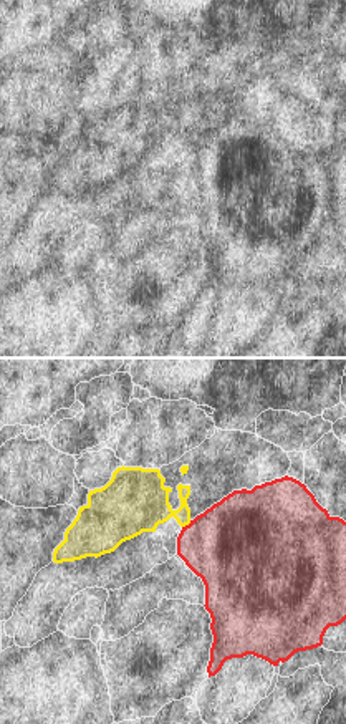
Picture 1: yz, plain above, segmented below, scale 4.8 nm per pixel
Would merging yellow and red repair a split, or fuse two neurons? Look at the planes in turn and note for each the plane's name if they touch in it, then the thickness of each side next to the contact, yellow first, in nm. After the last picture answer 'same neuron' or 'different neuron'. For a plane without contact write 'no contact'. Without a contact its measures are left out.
contact in yz; calibres 280 and 440 nm

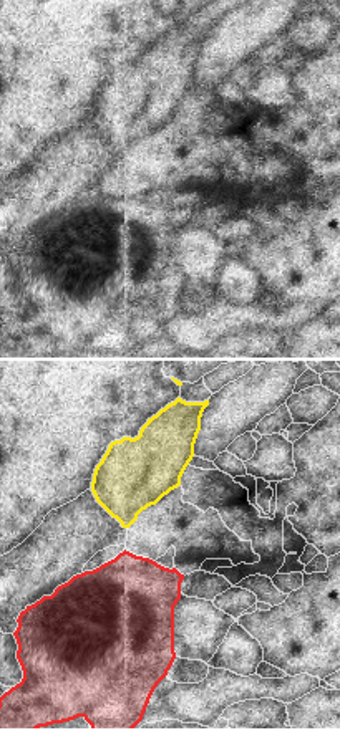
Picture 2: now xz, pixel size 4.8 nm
no contact

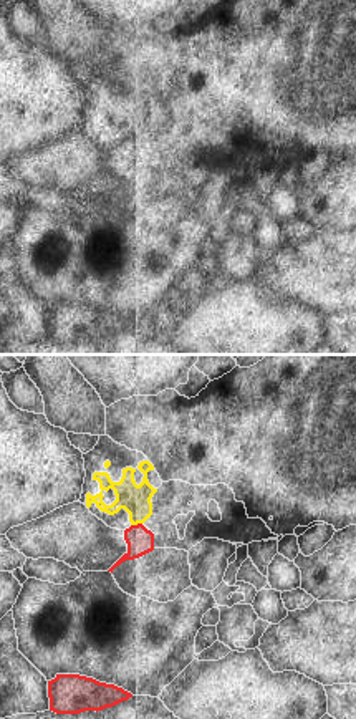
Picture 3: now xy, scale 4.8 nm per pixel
contact in xy; calibres 150 and 130 nm

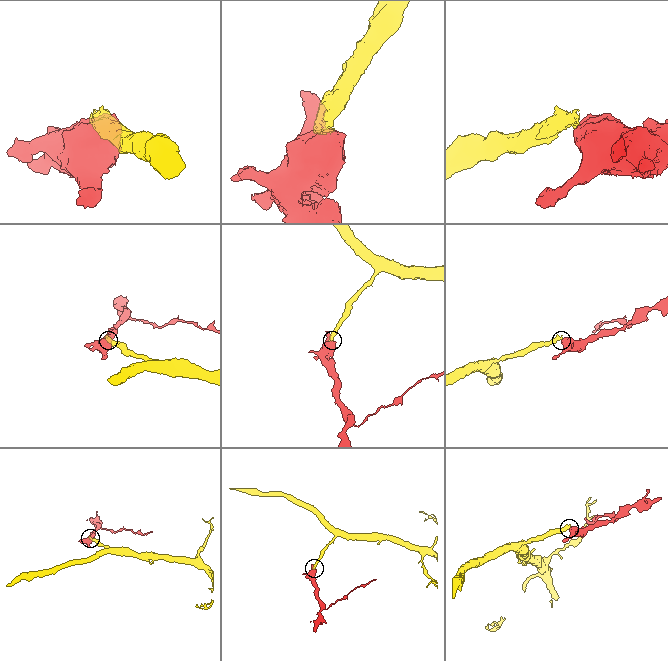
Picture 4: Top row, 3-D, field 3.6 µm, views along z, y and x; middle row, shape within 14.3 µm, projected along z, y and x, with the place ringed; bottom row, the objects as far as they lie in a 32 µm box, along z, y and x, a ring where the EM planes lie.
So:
different neuron

